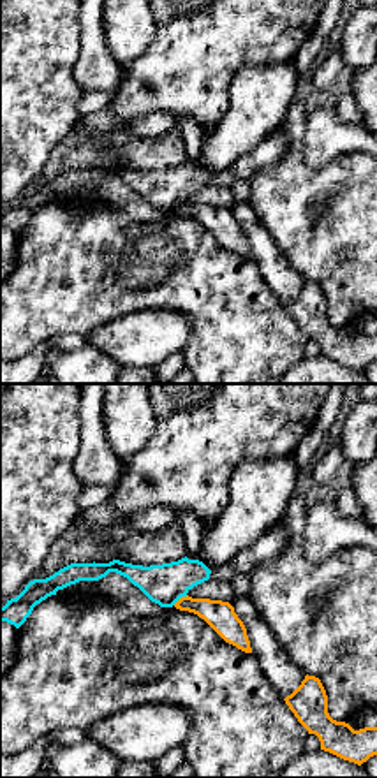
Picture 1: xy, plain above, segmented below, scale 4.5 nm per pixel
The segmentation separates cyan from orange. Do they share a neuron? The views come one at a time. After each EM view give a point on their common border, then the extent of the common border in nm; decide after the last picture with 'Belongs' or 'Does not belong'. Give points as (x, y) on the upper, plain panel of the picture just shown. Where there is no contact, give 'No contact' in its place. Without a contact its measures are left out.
Touches cyan at (180, 203). Shared border 80 nm

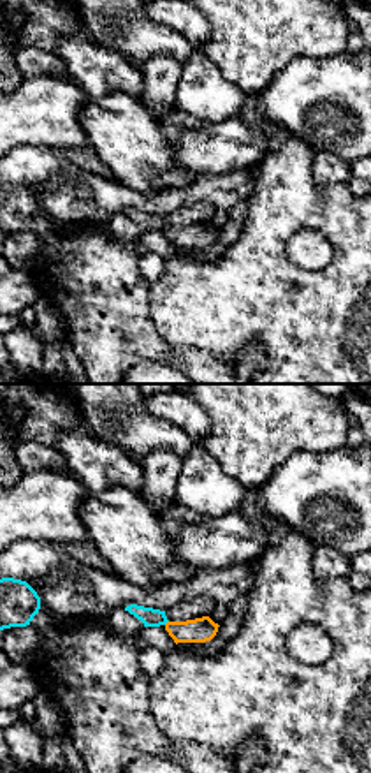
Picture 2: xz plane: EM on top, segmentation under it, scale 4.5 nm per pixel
Touches cyan at (166, 228). Shared border 30 nm

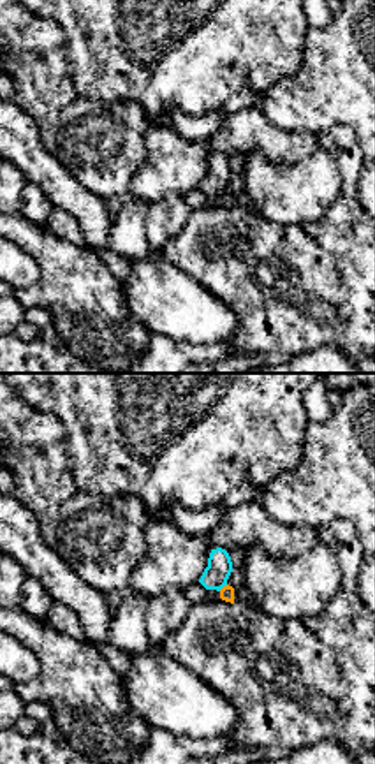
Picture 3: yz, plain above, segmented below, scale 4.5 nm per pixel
Touches cyan at (222, 192). Shared border 50 nm

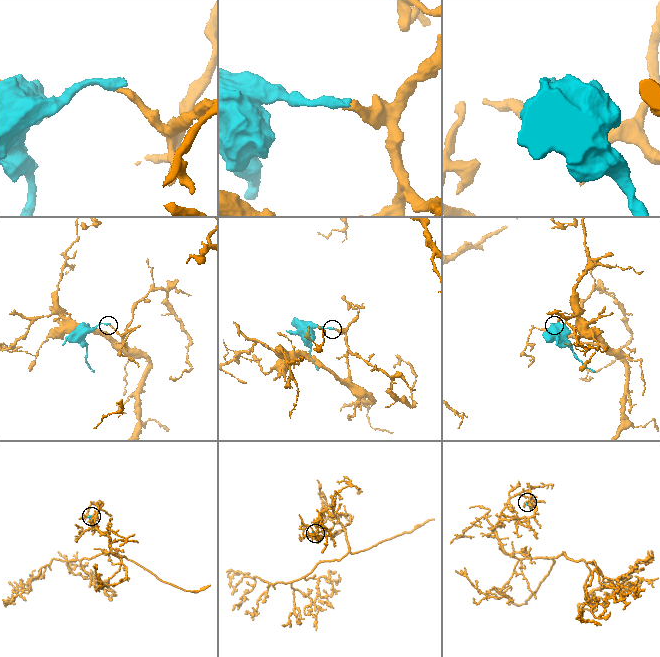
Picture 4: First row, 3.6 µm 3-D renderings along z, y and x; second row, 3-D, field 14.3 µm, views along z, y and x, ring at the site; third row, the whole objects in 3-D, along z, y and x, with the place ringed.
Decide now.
Does not belong

